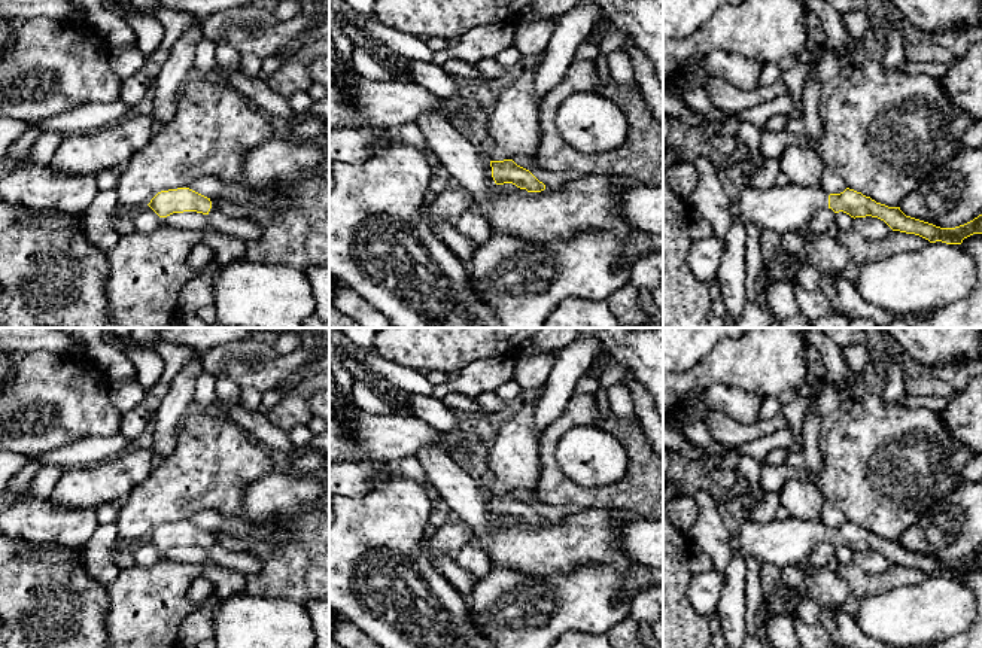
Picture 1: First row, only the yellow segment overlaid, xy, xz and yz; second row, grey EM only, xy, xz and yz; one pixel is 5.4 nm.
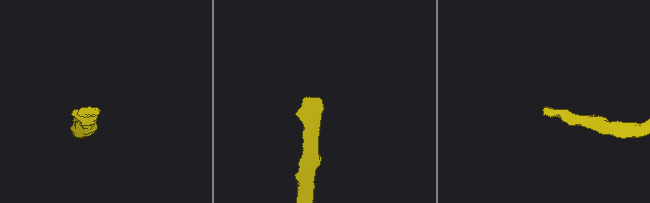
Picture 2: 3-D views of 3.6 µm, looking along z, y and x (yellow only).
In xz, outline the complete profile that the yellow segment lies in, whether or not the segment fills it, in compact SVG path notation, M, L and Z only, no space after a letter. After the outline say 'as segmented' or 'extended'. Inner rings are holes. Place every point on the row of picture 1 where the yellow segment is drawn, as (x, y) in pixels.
M536 67L511 82L489 118L490 143L507 153L504 161L490 161L495 183L513 183L528 192L545 189L529 170L513 161L514 156L535 156L541 140L539 106L544 97L533 92L535 72Z; extended

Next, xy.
M177 188L158 192L148 204L159 217L173 213L197 212L209 215L212 209L210 198L189 189Z; as segmented

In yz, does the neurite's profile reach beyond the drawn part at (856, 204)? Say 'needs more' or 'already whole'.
needs more

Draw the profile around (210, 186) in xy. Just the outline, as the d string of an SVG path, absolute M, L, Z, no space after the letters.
M204 176L194 179L186 188L207 197L212 206L234 219L244 219L252 213L250 207L238 207L224 200L224 186L218 177Z

